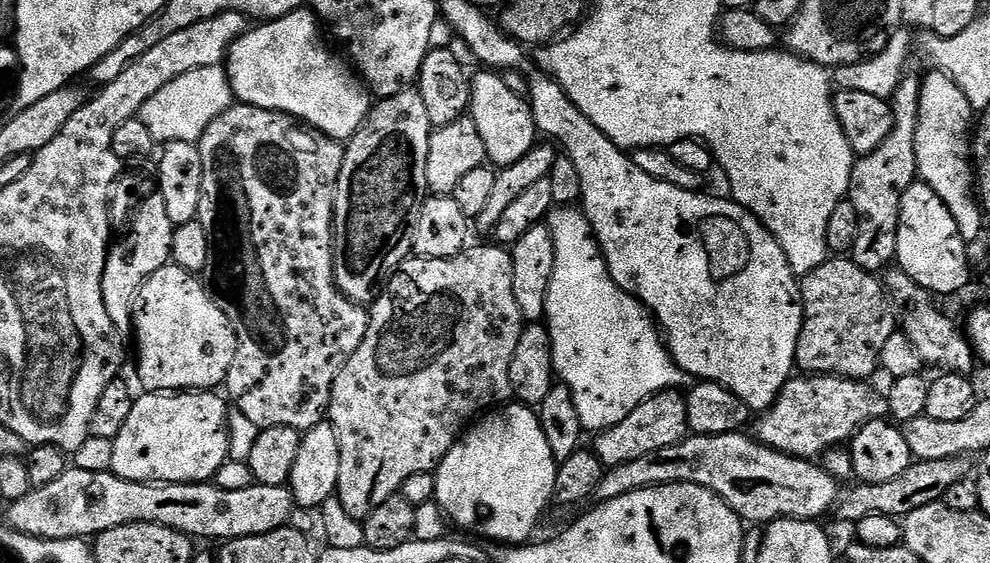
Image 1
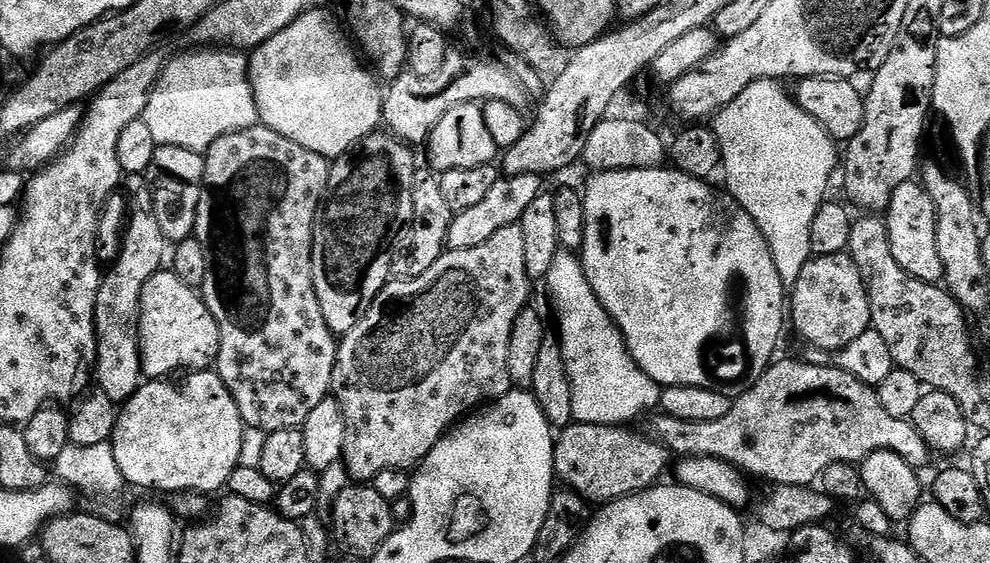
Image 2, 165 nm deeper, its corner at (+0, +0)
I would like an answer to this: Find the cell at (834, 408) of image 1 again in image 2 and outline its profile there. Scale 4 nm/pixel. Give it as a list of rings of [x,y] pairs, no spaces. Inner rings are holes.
[[[803,359],[780,360],[768,365],[768,369],[745,392],[733,399],[730,410],[718,422],[682,422],[673,416],[656,414],[652,420],[651,435],[677,457],[709,456],[730,462],[749,477],[768,480],[769,485],[812,486],[819,481],[826,466],[838,462],[859,465],[870,454],[878,450],[890,450],[917,470],[928,464],[930,450],[912,425],[911,419],[894,418],[882,406],[879,391],[873,385],[854,378],[846,370],[831,363],[810,364]]]

